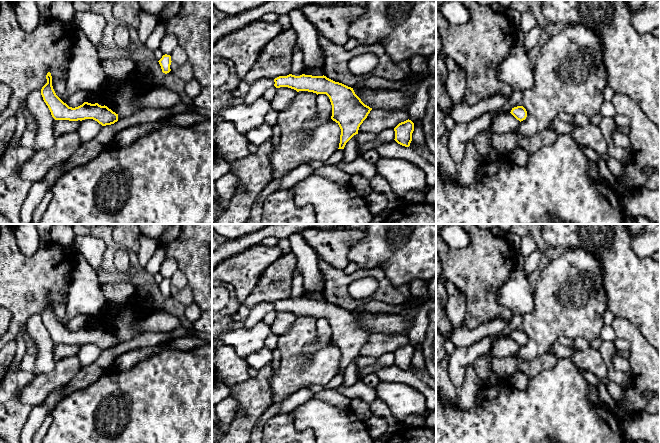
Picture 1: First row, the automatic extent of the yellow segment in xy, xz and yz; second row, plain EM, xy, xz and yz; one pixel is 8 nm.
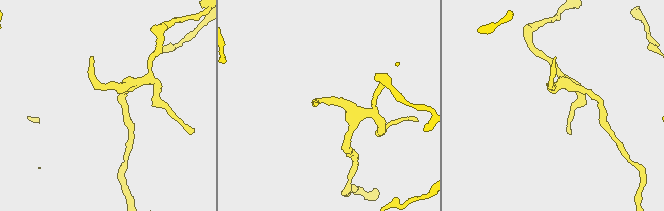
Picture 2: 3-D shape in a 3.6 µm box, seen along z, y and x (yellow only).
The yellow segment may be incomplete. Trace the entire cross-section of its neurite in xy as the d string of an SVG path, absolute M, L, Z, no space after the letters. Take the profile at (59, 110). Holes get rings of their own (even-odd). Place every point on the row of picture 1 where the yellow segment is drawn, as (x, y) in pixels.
M50 72L47 73L46 79L47 83L42 87L41 95L55 120L82 121L93 119L102 126L111 125L118 121L118 114L105 105L84 102L78 107L69 107L56 95Z

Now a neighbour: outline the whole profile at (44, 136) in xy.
M40 90L32 91L27 98L27 109L35 118L37 130L35 132L35 141L39 149L50 149L55 146L54 137L55 119L43 100Z

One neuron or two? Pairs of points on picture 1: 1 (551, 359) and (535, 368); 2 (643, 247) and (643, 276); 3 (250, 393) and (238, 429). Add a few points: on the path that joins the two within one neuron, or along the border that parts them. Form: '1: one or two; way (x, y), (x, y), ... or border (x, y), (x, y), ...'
1: one; way (547, 361), (539, 364)
2: two; border (632, 236), (632, 250), (638, 256), (649, 257)
3: one; way (250, 402), (250, 415), (245, 420)

